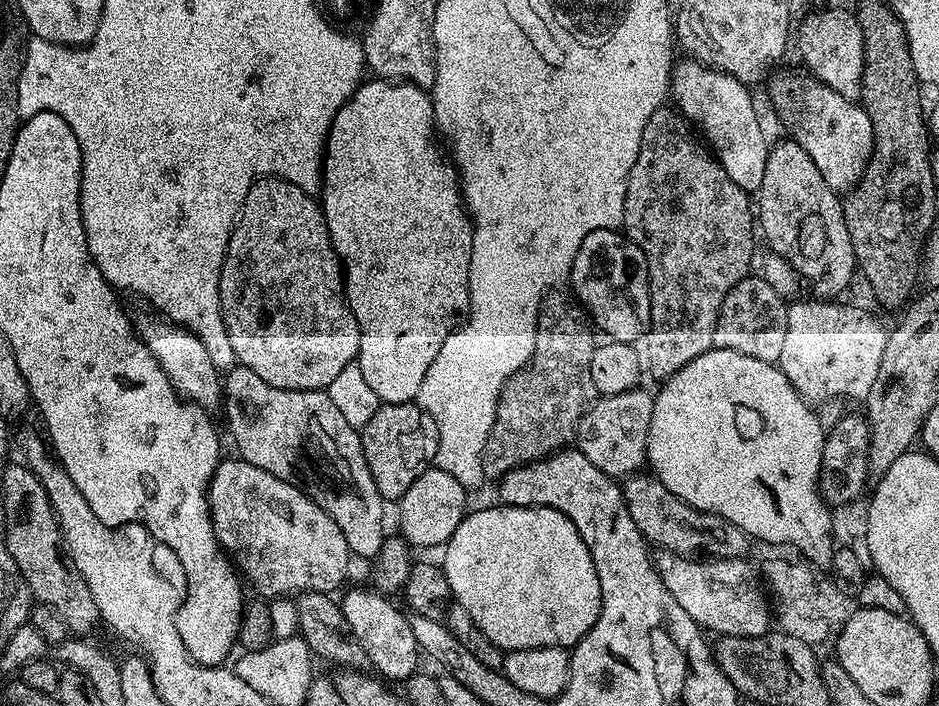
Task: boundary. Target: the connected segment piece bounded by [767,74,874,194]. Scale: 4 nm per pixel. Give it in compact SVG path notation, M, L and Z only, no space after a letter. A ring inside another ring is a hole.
M811 74L803 75L773 75L767 81L768 96L780 111L781 118L792 127L791 135L796 143L806 150L806 154L810 154L822 178L826 178L826 186L838 194L847 194L862 178L868 159L872 157L874 126L870 122L870 114L864 109L863 103L830 90L830 86Z

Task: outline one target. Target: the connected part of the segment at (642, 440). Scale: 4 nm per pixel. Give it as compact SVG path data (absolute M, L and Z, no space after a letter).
M637 386L627 390L616 390L603 400L597 399L592 407L585 412L580 420L580 425L576 427L575 447L598 470L602 470L606 475L613 478L627 478L639 473L645 467L648 458L648 435L650 434L650 418L652 417L653 393L643 392L643 387Z

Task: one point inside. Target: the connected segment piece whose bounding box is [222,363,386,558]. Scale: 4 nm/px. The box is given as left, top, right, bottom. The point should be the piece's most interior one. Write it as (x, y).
(301, 437)

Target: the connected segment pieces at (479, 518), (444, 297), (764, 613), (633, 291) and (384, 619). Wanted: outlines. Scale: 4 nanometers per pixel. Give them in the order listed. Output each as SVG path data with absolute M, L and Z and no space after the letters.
M504 502L497 508L480 508L477 512L469 511L465 515L464 521L458 526L458 530L454 530L454 534L448 539L448 543L443 545L443 552L442 567L446 574L446 582L452 591L453 601L462 605L470 614L470 618L474 618L474 622L478 622L478 630L482 630L482 634L486 634L486 638L490 638L490 642L494 642L494 646L498 646L505 653L530 650L531 648L571 650L592 629L594 622L598 622L602 610L602 586L598 582L598 574L594 570L592 555L586 546L586 542L582 542L582 534L578 534L574 522L569 516L558 510L539 506L523 508L522 506L514 506L510 502Z
M368 78L361 83L360 87L356 89L356 93L351 96L349 100L342 106L342 110L338 110L334 122L328 131L328 142L324 159L322 161L322 191L319 193L318 199L324 209L324 217L326 218L326 230L332 239L332 245L336 247L336 254L340 258L342 271L344 273L344 294L348 298L348 305L354 314L354 318L360 327L360 354L358 363L362 370L362 375L366 378L367 385L377 395L377 398L386 404L411 404L420 396L420 387L426 378L426 370L430 370L430 362L434 362L434 358L438 354L438 350L446 342L446 338L457 327L458 321L467 313L468 303L470 302L470 254L472 253L472 217L468 215L468 209L464 202L464 197L460 191L460 177L456 171L456 165L452 163L451 159L435 144L438 140L438 133L436 130L436 119L434 118L434 110L432 109L431 95L425 89L421 88L419 84L406 84L403 82L393 82L390 80L382 80L379 78Z
M665 550L659 555L655 557L656 569L666 590L701 628L720 636L765 636L769 632L774 620L770 600L761 573L755 572L747 559L689 558Z
M603 228L586 234L570 277L575 299L586 309L591 323L605 332L608 340L636 344L650 328L648 267L640 247L623 231Z
M371 587L368 588L352 588L345 594L344 600L339 601L340 609L344 611L344 617L348 623L348 629L352 631L352 636L367 654L368 664L376 667L375 671L385 681L407 681L408 677L417 671L419 664L416 663L422 660L420 647L414 638L411 619L407 615L404 617L388 601L391 599L387 595Z

